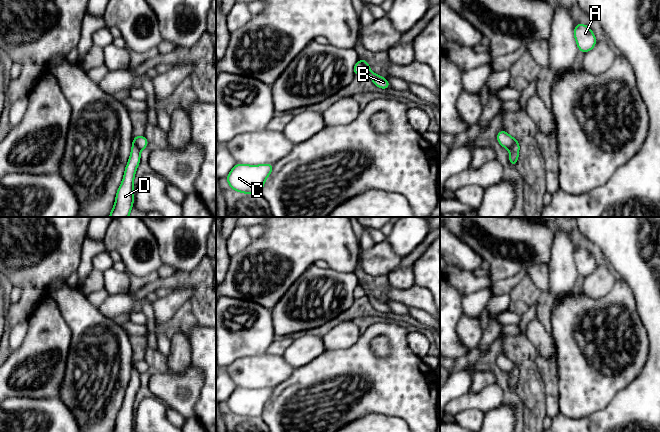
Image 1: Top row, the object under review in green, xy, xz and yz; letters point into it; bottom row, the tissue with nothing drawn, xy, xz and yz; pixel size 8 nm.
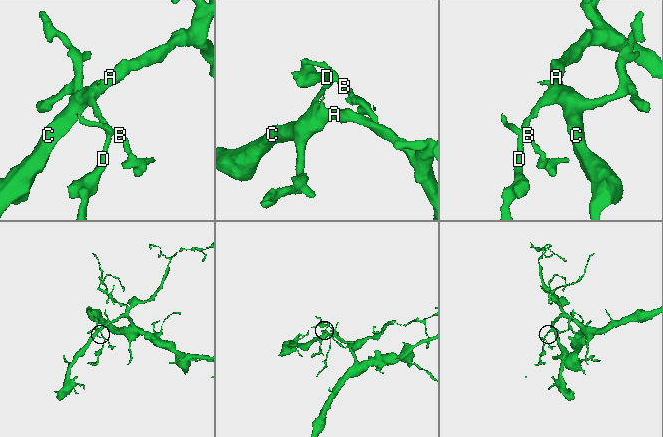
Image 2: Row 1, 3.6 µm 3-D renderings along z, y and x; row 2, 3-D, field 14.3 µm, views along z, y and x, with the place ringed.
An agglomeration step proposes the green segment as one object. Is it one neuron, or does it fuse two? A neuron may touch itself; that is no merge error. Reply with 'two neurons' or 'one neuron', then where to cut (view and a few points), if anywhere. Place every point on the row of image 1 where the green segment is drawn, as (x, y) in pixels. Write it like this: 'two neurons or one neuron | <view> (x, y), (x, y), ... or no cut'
two neurons | xz (359, 60), (366, 71)

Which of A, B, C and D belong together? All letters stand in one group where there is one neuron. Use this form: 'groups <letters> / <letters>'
groups A C D / B

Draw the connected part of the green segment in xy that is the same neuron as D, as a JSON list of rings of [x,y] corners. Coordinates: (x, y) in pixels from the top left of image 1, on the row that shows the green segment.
[[[134,143],[132,144],[129,161],[125,168],[123,181],[116,193],[115,205],[109,217],[128,217],[134,201],[133,180],[135,171],[140,163],[140,149]]]

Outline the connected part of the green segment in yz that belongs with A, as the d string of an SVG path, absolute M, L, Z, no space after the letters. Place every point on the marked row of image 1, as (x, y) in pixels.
M578 23L574 28L574 38L579 51L587 53L591 51L597 43L593 31L585 24Z

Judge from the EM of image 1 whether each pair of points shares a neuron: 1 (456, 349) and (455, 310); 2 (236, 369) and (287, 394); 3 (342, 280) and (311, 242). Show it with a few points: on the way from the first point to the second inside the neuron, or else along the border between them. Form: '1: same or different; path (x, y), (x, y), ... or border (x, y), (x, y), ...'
1: same; path (450, 339), (450, 320)
2: different; border (292, 372), (274, 388)
3: different; border (328, 266), (341, 272), (353, 272)

